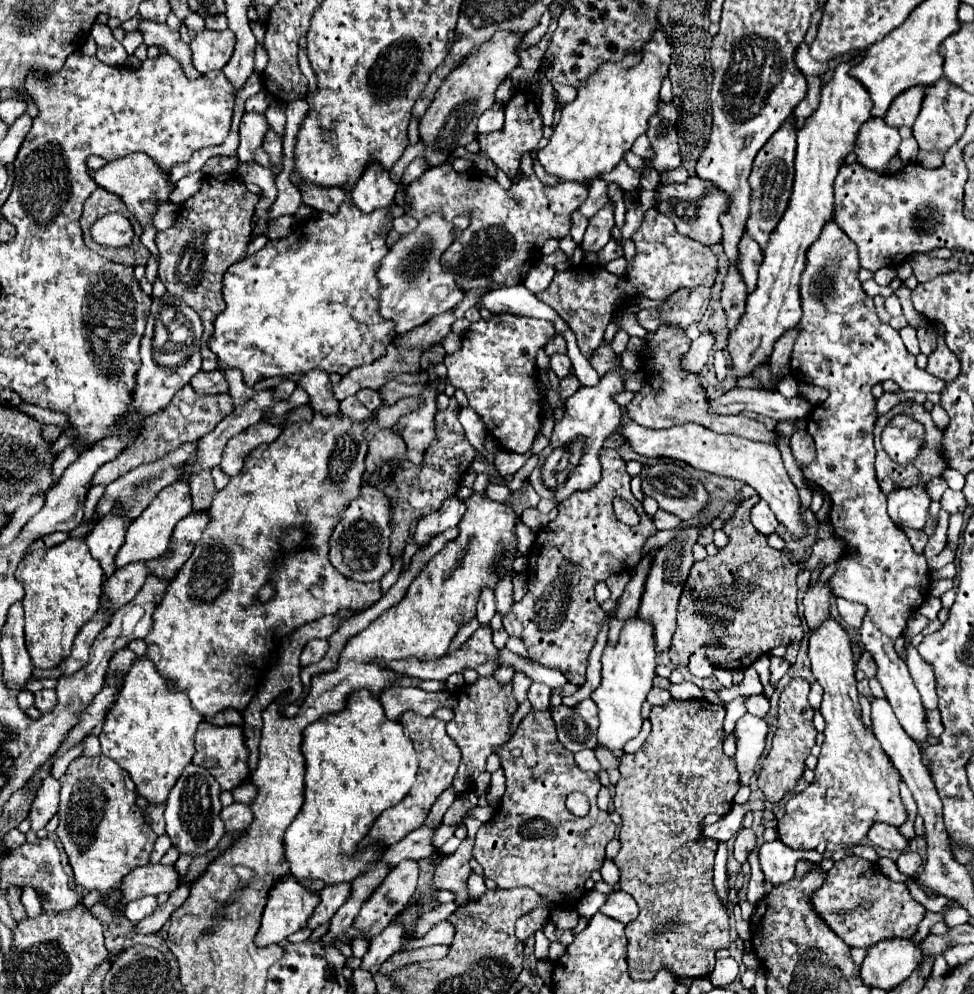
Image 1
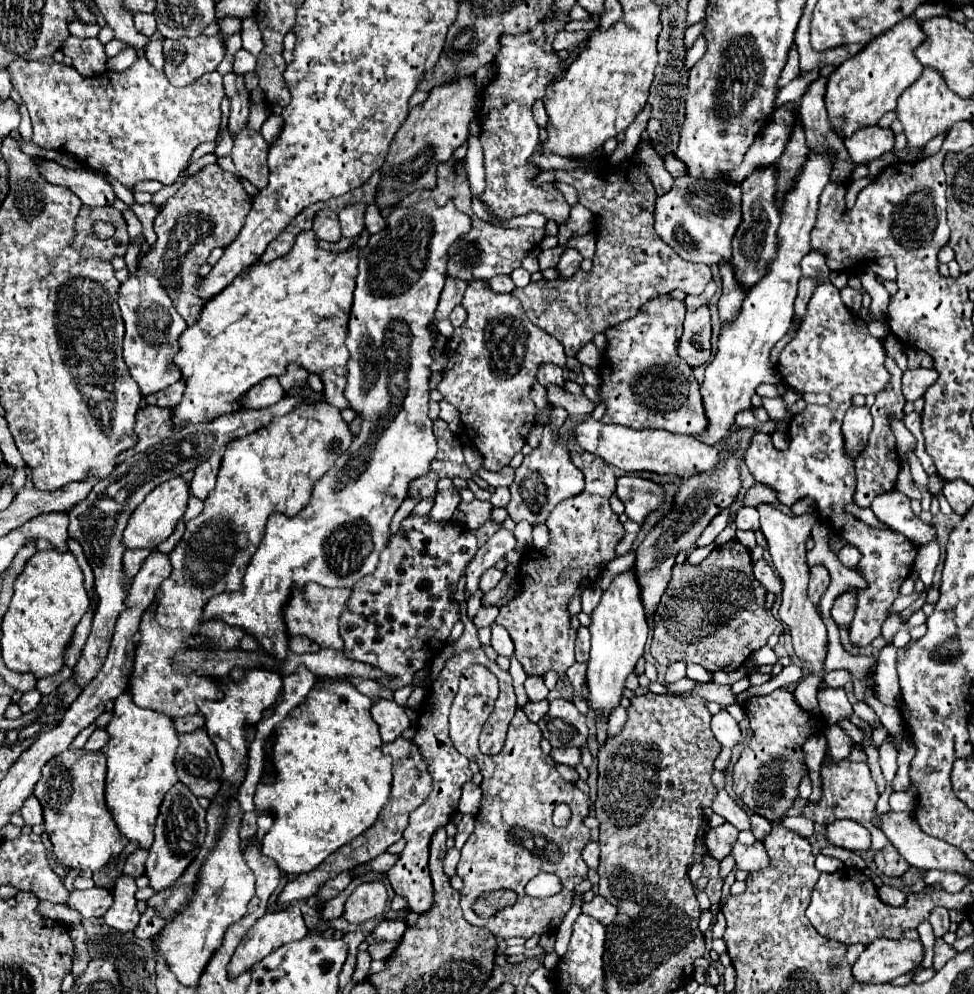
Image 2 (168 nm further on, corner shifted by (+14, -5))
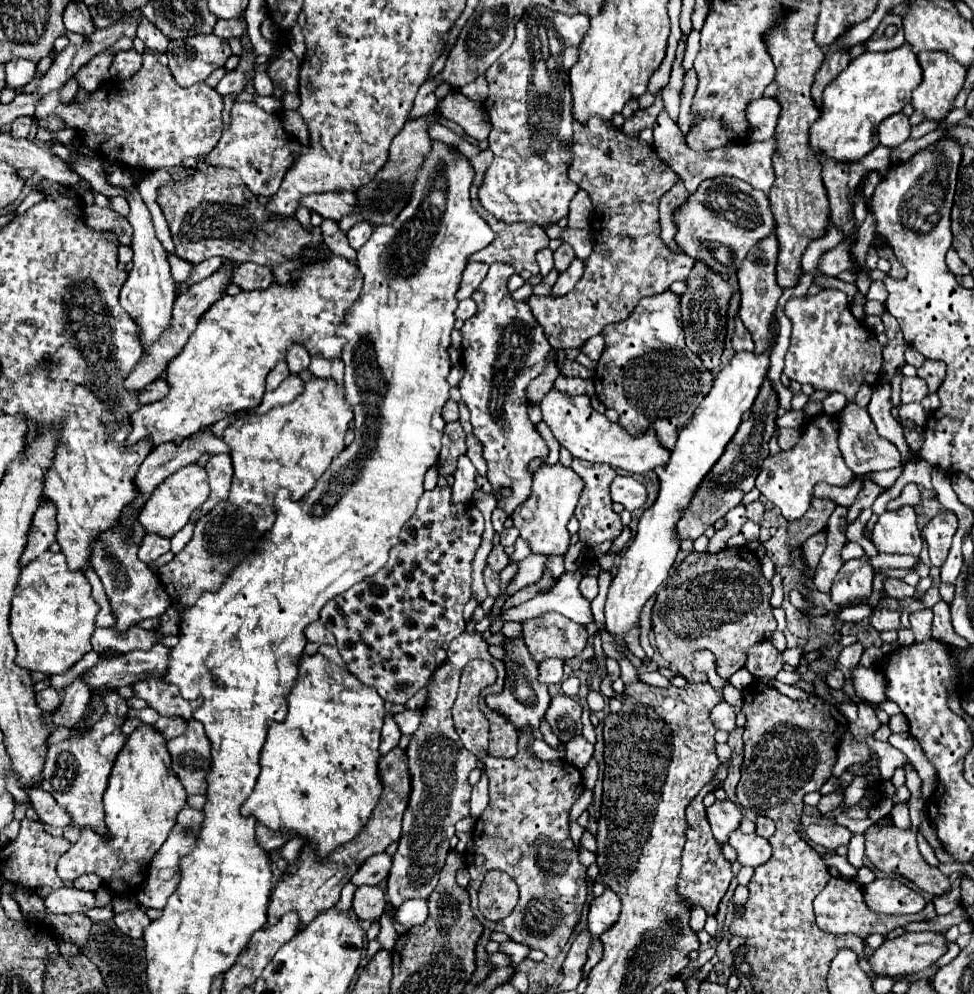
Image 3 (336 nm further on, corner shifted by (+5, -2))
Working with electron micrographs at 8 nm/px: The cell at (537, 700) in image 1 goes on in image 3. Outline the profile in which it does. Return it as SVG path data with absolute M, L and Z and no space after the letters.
M549 658L547 662L539 664L539 682L543 682L545 686L551 684L559 684L563 680L563 660L557 658Z

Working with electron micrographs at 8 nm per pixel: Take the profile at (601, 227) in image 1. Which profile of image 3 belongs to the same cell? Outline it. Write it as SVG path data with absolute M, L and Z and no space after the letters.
M575 258L575 260L571 262L571 266L569 266L565 272L559 274L559 278L557 278L555 286L553 286L553 294L559 294L559 296L561 296L561 294L567 294L567 292L581 280L583 270L585 270L585 262L579 260L579 258Z

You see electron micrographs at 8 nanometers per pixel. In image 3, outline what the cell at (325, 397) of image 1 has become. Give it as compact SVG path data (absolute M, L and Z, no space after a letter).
M293 346L293 348L287 352L287 364L289 364L291 374L293 374L293 376L299 376L299 372L309 370L311 356L307 354L307 350L303 350L303 346Z

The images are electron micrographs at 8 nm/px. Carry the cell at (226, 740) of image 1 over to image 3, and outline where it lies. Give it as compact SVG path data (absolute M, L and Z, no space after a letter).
M191 720L185 734L167 742L173 758L171 768L183 782L187 794L207 792L207 774L211 772L211 740L205 736L203 724Z

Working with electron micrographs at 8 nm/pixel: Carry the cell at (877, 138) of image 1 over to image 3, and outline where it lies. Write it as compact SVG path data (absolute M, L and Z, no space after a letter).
M895 114L891 118L885 118L879 124L877 136L879 136L879 144L889 146L889 148L897 148L899 144L903 144L909 138L909 118L905 114Z

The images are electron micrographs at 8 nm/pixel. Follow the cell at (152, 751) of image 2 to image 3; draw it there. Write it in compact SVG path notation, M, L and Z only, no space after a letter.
M153 724L137 726L115 760L109 776L109 788L103 796L105 824L111 832L111 842L103 844L91 828L85 828L79 840L59 858L59 878L73 882L83 876L83 872L93 872L115 894L135 896L139 886L145 882L151 858L167 840L185 800L187 792L171 770L171 754L167 750L165 736Z

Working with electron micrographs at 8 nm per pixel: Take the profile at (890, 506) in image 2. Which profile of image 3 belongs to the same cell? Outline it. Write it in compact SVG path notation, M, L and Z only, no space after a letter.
M941 512L929 520L923 528L923 538L929 546L929 558L933 566L941 566L949 554L951 538L957 532L957 516L953 512Z

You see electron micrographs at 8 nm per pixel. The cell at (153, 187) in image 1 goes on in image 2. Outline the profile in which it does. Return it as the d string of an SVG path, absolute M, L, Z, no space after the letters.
M38 161L36 163L40 167L40 175L52 183L52 185L60 185L60 187L68 187L76 197L80 197L80 201L84 205L90 207L106 207L110 205L116 195L110 187L110 183L104 179L104 175L100 175L98 171L90 169L90 167L76 167L76 169L68 169L62 167L54 161Z

